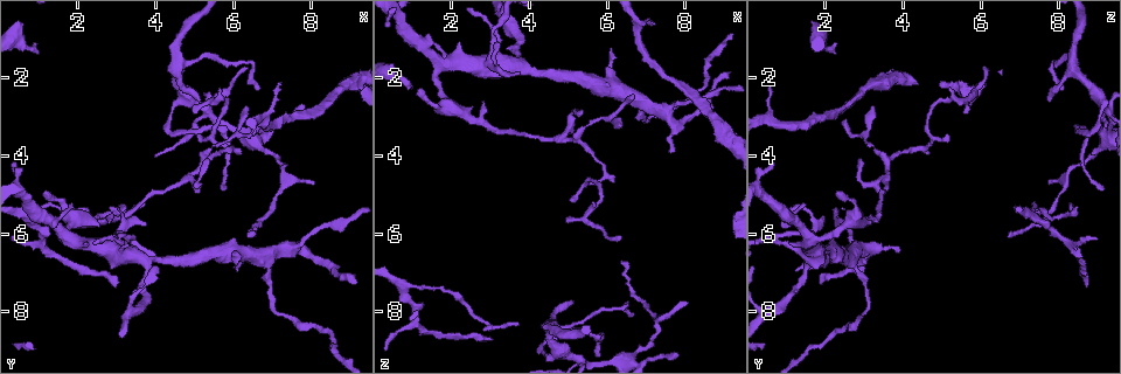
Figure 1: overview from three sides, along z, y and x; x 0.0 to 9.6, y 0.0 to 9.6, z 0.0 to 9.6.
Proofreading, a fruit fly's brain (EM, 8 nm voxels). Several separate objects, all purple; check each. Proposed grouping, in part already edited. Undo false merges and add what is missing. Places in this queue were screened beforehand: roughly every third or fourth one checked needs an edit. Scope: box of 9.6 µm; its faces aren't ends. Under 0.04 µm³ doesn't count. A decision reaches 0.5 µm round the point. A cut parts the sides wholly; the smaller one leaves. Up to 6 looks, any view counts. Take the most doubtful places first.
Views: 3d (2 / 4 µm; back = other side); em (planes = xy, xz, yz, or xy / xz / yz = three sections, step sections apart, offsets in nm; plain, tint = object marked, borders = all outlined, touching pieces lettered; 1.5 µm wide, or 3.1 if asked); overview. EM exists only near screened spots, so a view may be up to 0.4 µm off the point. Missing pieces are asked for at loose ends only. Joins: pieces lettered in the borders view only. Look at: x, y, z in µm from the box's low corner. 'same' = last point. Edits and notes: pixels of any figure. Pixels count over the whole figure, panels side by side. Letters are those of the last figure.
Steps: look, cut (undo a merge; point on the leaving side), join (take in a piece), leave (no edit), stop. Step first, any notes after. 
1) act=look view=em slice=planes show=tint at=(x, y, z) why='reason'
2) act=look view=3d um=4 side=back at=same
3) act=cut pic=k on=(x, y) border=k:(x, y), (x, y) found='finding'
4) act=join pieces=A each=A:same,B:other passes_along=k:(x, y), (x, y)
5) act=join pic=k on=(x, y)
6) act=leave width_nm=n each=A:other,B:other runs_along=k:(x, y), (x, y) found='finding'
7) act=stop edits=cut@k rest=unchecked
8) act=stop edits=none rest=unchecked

act=look view=3d um=2 side=back at=(7.55, 6.45, 3.85) why='branch stops here'

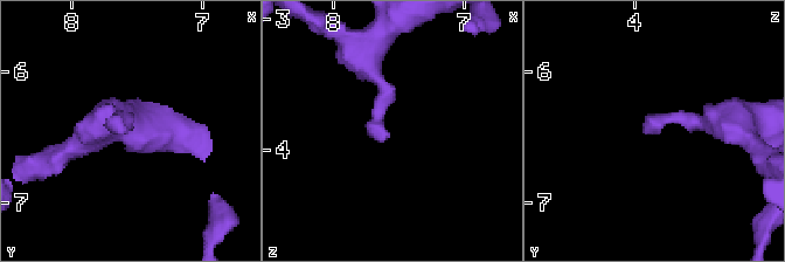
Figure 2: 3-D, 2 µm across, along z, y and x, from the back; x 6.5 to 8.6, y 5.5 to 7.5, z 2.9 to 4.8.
act=look view=em slice=xz step=4 show=borders at=(7.56, 6.46, 3.86)

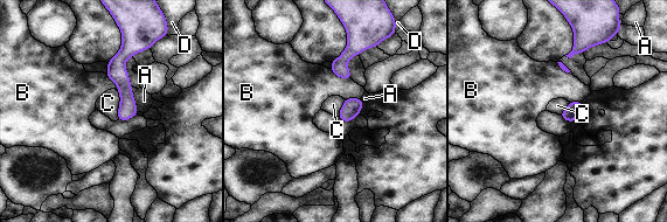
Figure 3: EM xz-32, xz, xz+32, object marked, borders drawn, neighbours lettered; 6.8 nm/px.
act=look view=em slice=planes show=borders at=same

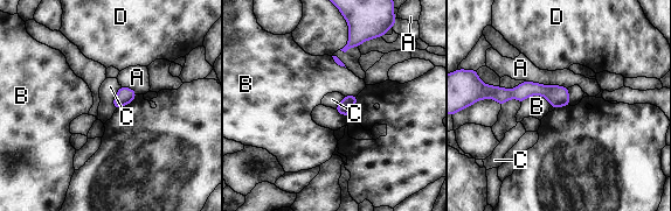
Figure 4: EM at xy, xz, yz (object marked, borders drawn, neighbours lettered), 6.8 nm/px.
act=leave each=A:other,B:other,C:other,D:other border=4:(120, 85), (113, 99), (115, 108) found='none of them fits'

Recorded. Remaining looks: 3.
act=look view=em slice=xy step=4 show=tint at=(6.35, 1.80, 6.05) why='tapers out'

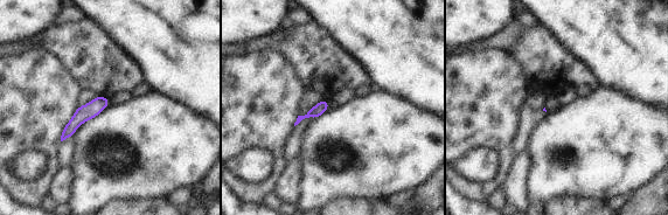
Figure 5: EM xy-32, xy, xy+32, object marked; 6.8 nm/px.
act=look view=em slice=planes show=borders at=same why='cut it another way'

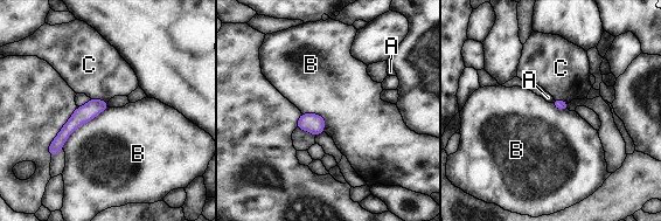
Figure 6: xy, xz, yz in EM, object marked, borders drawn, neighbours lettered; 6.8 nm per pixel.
act=leave width_nm=70 each=A:other,B:other,C:other border=6:(108, 106), (81, 124), (62, 147) found='no lettered piece goes on from it'

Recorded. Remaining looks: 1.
act=stop edits=none rest=unchecked

